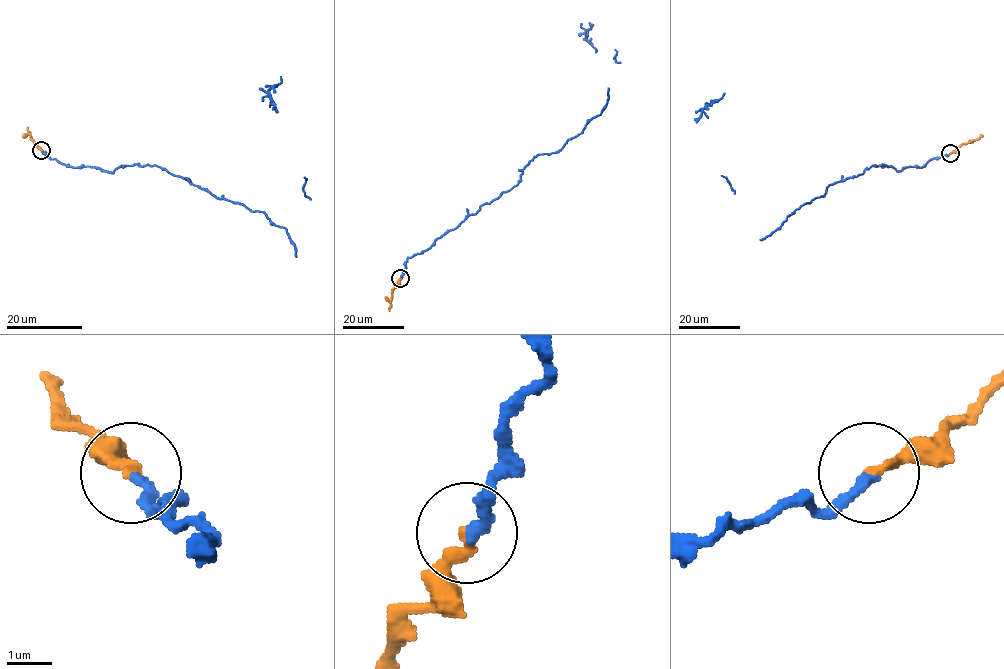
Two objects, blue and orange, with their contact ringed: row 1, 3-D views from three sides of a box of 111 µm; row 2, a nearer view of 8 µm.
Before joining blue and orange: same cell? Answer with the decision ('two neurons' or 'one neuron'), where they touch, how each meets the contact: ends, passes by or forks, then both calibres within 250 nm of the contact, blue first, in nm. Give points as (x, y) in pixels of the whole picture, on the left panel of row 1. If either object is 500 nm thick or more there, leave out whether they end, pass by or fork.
two neurons; place (41, 150); blue ends; orange ends; calibres 240 and 260 nm

